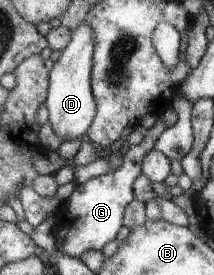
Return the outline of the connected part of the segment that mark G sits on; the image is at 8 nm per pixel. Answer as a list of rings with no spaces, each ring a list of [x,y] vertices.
[[[158,117],[154,126],[150,127],[148,133],[144,135],[141,143],[125,146],[126,153],[121,167],[101,177],[90,179],[84,185],[77,185],[72,195],[64,201],[64,205],[71,208],[72,218],[68,224],[62,225],[62,223],[59,223],[54,227],[54,238],[56,238],[56,248],[59,253],[81,259],[82,255],[89,251],[102,252],[108,243],[117,239],[118,232],[123,226],[126,207],[135,201],[133,195],[134,179],[142,174],[141,166],[144,157],[150,151],[155,150],[157,140],[166,129],[166,118]]]

